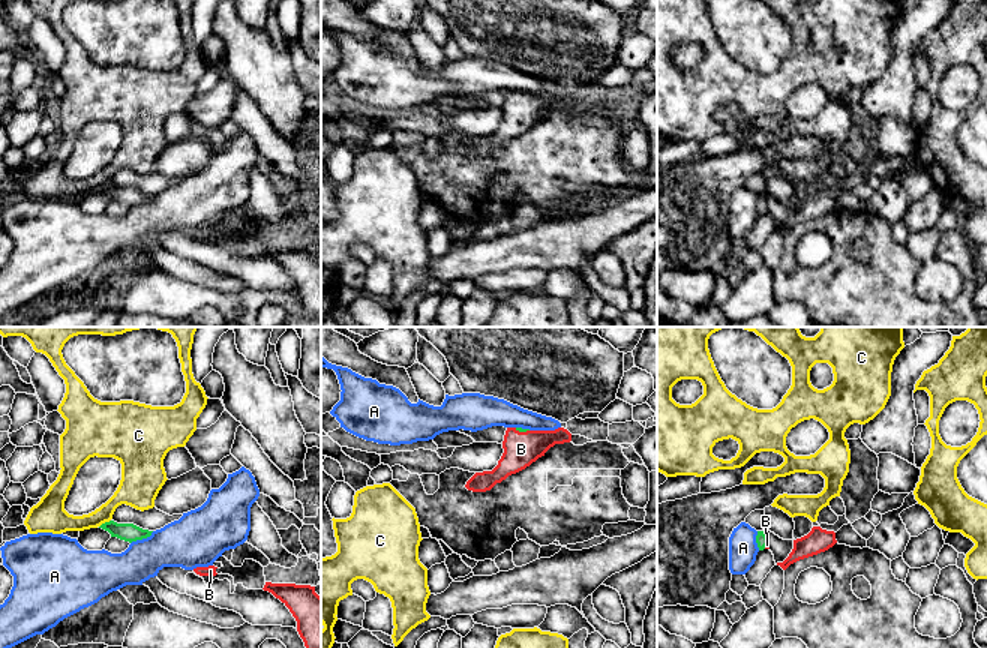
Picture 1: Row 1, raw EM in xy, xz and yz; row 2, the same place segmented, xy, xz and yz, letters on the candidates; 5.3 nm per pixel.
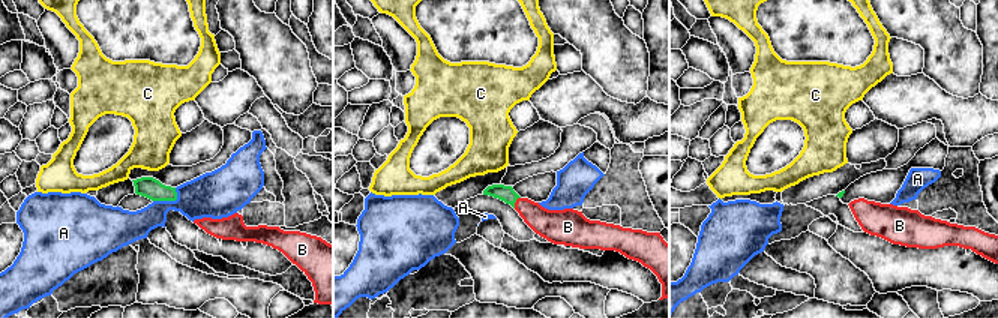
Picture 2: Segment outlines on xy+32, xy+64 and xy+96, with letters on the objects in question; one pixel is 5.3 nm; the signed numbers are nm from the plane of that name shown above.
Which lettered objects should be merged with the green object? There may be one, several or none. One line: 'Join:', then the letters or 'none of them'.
Join: B

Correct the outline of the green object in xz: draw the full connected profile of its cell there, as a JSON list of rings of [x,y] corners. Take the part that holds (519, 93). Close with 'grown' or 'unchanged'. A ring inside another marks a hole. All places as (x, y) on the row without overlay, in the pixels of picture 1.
[[[507,92],[502,112],[504,117],[492,135],[476,136],[465,148],[468,154],[486,156],[508,140],[516,138],[554,111],[572,105],[572,98],[558,92],[555,94],[530,94],[522,92]]]; grown

